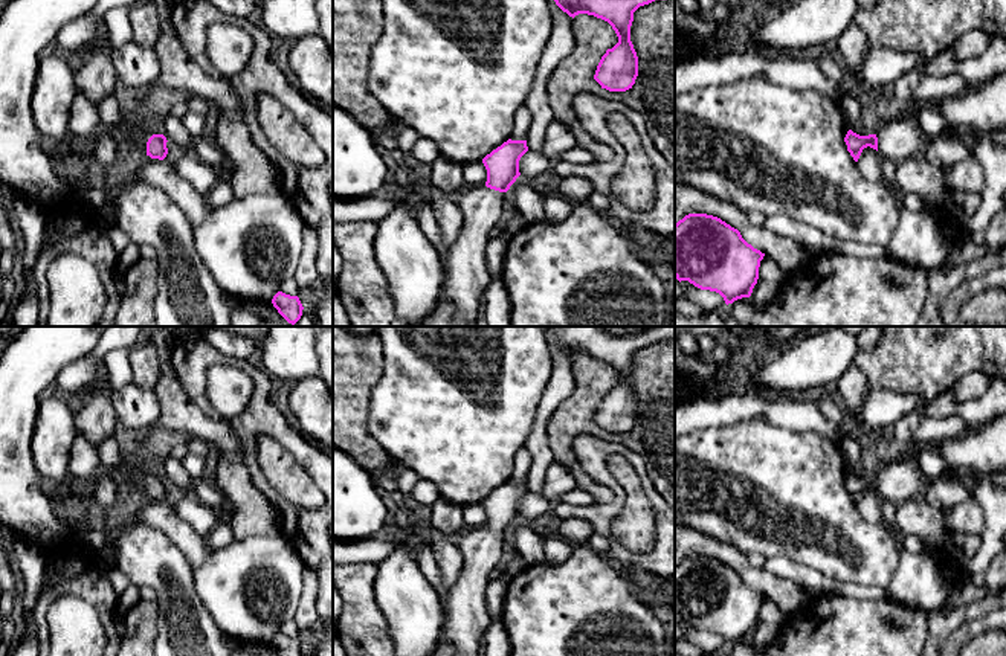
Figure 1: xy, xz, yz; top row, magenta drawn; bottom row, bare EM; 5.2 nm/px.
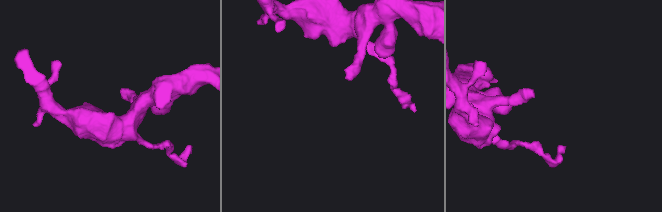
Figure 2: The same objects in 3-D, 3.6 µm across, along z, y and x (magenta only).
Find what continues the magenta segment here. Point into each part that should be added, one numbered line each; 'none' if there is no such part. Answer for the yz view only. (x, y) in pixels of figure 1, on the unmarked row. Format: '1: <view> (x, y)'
1: yz (899, 481)

